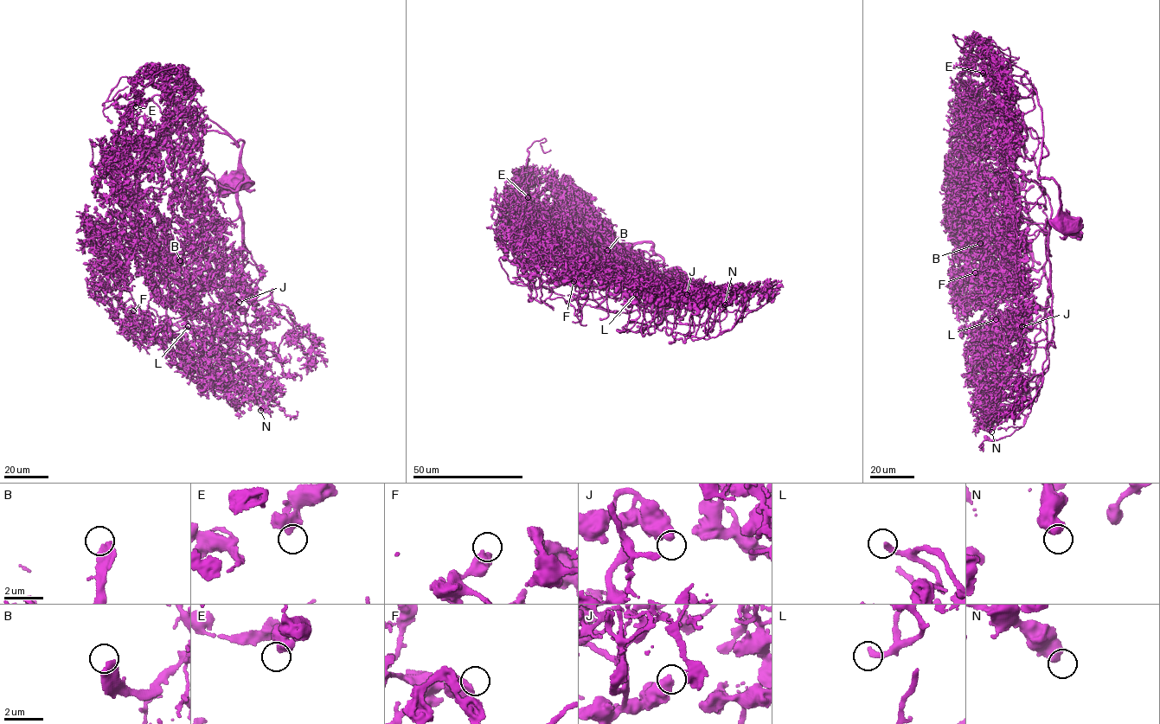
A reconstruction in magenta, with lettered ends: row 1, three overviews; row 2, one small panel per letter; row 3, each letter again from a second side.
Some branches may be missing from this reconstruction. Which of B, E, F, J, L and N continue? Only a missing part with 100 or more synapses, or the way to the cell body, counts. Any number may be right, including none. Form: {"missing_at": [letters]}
{"missing_at": ["L"]}

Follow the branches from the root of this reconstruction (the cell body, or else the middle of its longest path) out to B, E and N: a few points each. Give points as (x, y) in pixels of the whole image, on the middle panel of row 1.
B: (671, 285), (671, 272), (670, 291), (636, 295), (639, 278), (626, 265), (612, 264), (607, 250)
E: (671, 285), (650, 241), (616, 244), (550, 227), (551, 187), (526, 169), (518, 176), (528, 197)
N: (671, 285), (671, 272), (684, 297), (710, 310), (704, 326), (713, 329), (704, 331), (710, 291), (725, 304)

